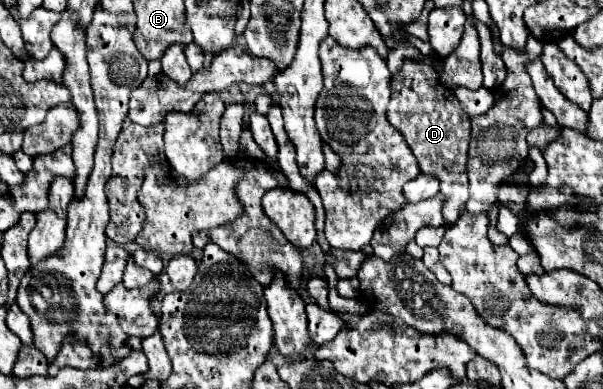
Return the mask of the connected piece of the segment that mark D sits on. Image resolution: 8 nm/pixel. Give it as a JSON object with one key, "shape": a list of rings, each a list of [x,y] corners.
{"shape":[[[405,58],[401,72],[397,72],[391,78],[391,94],[393,96],[391,96],[391,102],[389,102],[389,108],[387,108],[387,120],[401,132],[401,136],[405,138],[409,148],[413,150],[421,172],[429,174],[429,176],[435,176],[441,182],[441,194],[445,196],[443,218],[445,218],[447,226],[453,226],[459,220],[459,216],[463,214],[463,206],[469,198],[467,172],[465,172],[467,148],[469,148],[469,140],[471,140],[469,118],[467,118],[467,114],[463,114],[455,96],[449,90],[445,90],[443,86],[439,86],[439,76],[437,76],[435,68],[427,62],[417,62],[417,60]]]}

